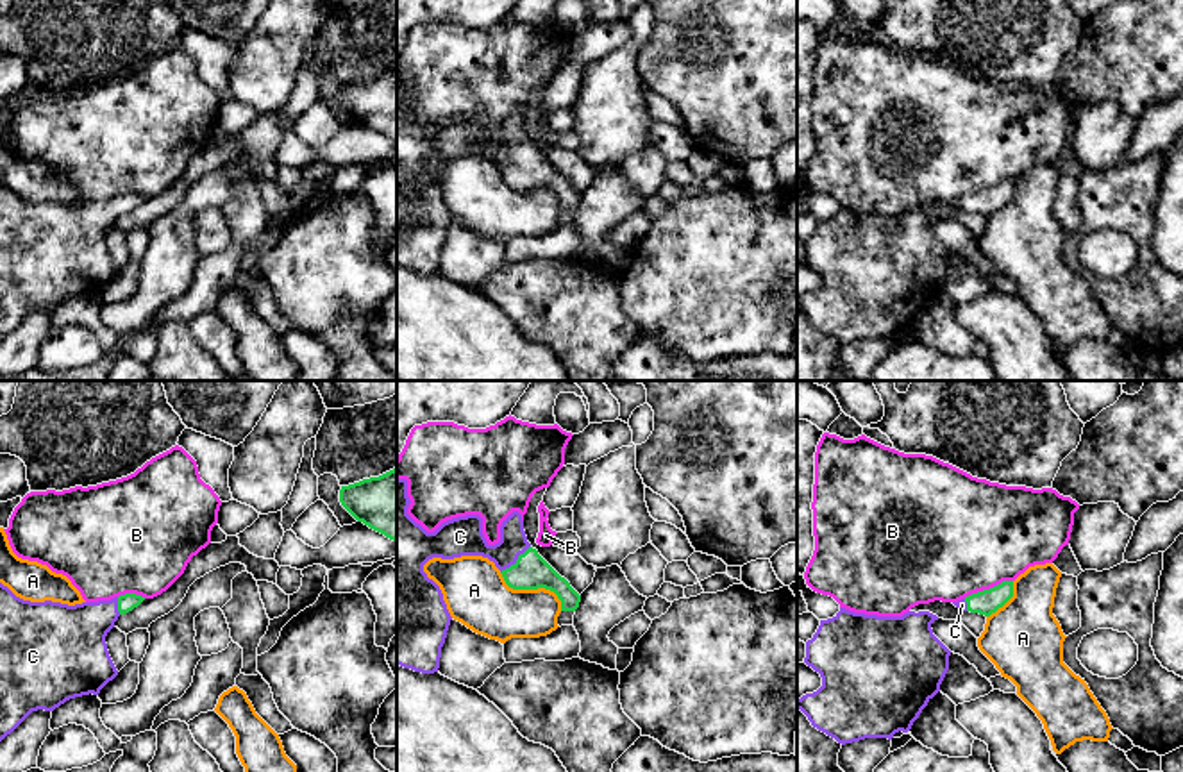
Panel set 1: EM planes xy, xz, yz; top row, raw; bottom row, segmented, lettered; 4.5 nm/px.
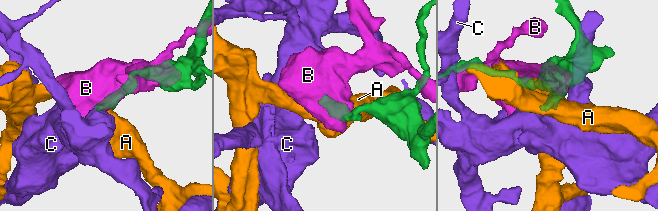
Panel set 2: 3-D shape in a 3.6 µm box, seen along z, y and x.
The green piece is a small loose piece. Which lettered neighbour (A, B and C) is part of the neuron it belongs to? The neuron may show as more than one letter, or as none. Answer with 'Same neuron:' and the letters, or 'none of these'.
Same neuron: C

